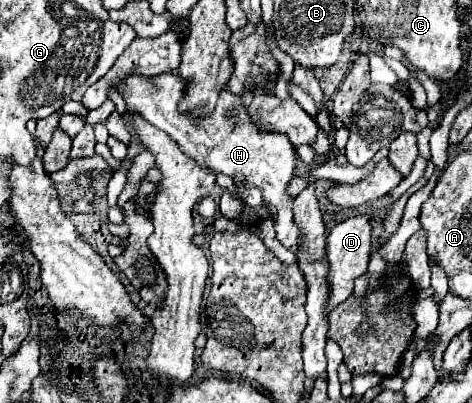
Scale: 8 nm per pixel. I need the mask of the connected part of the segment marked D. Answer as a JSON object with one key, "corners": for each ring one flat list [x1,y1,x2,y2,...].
{"corners":[[360,214,360,216,352,216,344,222,340,222,338,226,332,228,328,242,326,242,326,250,328,250,328,260,330,260,330,274,328,274,328,284,330,284,330,300,328,300,328,308,332,310,336,308,340,302,344,302,352,290,354,290,354,280,360,278,370,262,372,256,372,226,370,226,370,216]]}

